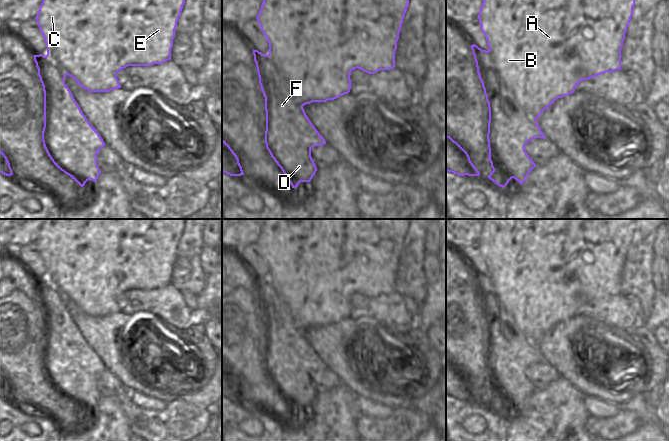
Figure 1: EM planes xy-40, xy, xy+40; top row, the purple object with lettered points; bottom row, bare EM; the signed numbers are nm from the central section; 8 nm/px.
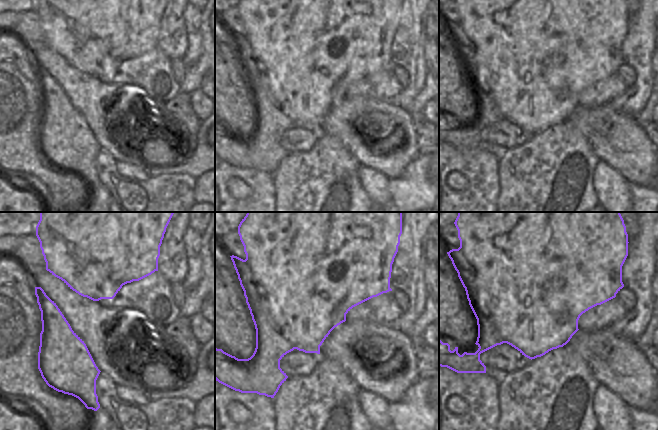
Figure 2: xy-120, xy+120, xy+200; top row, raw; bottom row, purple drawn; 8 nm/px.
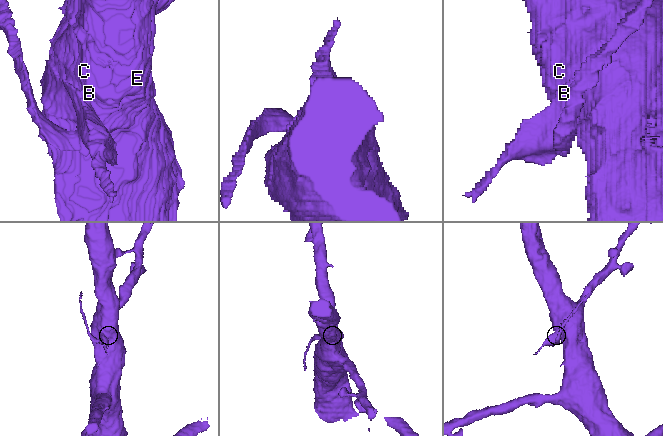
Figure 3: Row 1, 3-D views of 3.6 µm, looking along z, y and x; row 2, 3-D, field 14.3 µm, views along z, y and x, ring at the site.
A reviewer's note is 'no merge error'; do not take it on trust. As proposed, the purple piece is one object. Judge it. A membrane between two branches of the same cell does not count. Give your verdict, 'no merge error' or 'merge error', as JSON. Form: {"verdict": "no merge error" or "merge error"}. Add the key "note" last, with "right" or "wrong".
{"verdict": "merge error", "note": "wrong"}

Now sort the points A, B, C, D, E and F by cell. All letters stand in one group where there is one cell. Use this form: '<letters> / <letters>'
A B C E / D F

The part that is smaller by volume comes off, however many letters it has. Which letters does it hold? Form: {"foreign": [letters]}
{"foreign": ["D", "F"]}

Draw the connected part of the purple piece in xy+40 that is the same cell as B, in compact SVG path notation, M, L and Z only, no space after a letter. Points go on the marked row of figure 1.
M483 0L477 18L481 25L481 31L487 39L489 50L482 50L475 44L471 45L471 49L486 98L496 98L500 95L501 85L499 81L502 80L515 95L523 110L530 116L538 118L558 98L574 93L575 87L582 80L588 80L606 72L621 70L621 49L633 15L634 5L635 0Z

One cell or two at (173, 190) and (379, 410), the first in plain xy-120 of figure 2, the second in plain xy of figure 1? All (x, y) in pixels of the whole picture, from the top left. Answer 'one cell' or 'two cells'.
two cells

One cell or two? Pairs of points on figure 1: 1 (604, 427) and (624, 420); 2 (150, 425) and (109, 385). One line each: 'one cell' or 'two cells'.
1: one cell
2: one cell

